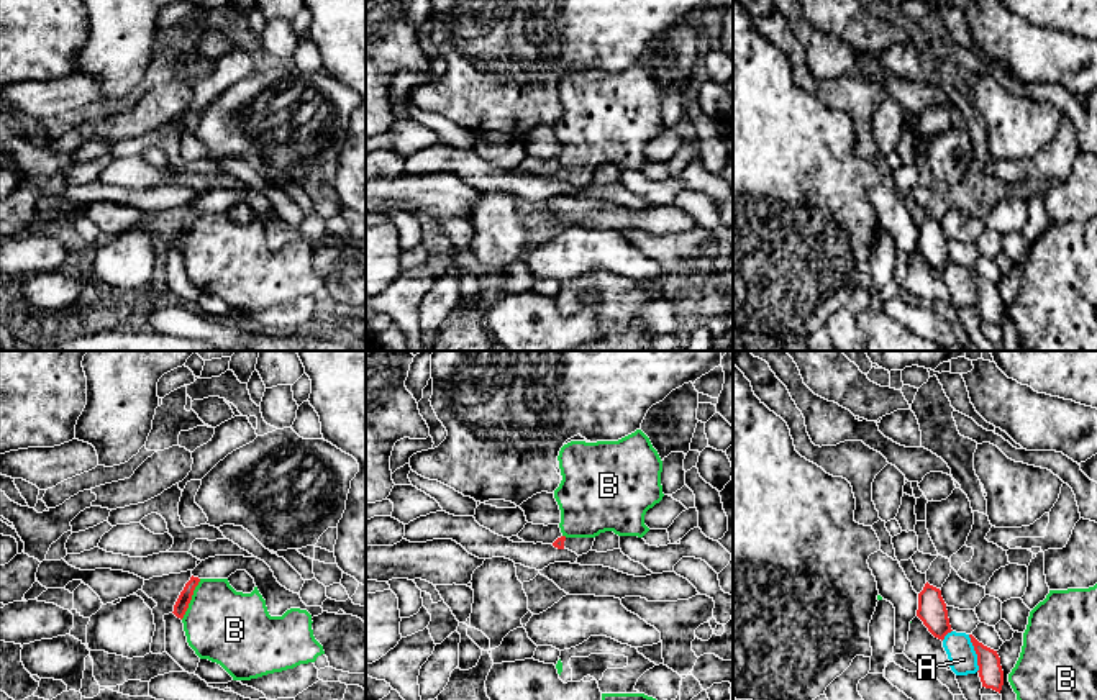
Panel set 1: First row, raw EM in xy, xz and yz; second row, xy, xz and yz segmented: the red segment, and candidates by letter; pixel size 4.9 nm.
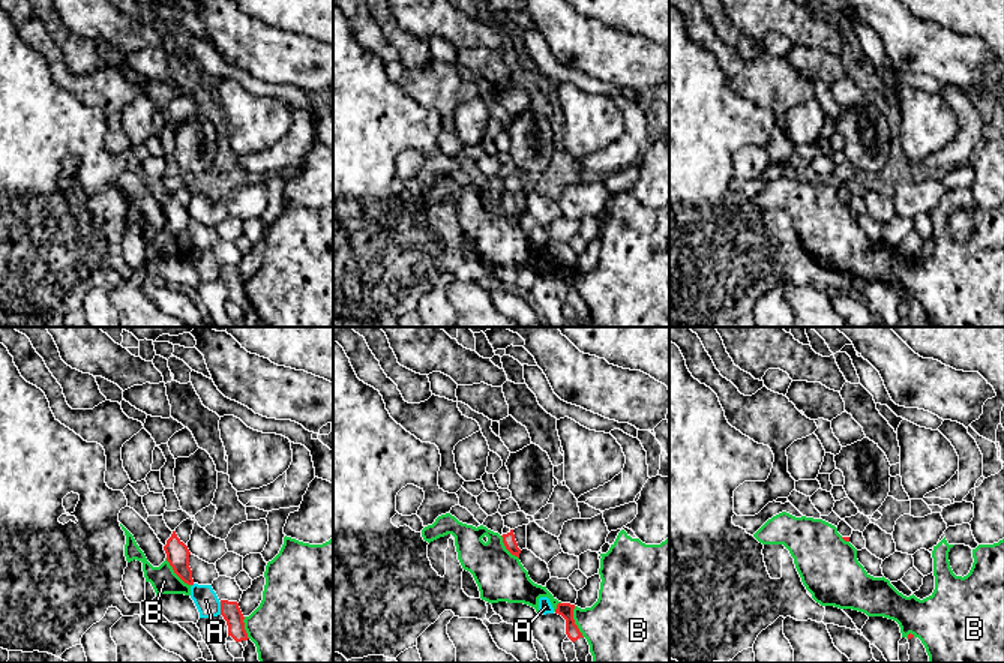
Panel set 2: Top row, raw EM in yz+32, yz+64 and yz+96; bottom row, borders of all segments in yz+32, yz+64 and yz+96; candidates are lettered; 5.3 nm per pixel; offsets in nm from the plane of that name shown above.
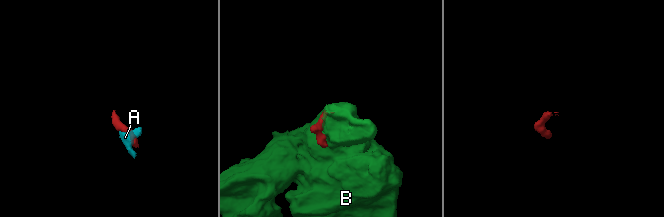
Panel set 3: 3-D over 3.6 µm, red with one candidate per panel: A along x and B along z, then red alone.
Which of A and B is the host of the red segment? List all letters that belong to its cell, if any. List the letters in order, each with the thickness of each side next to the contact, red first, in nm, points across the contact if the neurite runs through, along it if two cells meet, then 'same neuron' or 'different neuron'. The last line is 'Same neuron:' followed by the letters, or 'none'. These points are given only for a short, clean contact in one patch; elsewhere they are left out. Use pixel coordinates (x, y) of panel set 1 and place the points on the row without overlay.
A: calibres 120 and 140 nm; border yz (968, 268), (976, 287), (978, 304); different neuron
B: calibres 70 and 360 nm; different neuron
Same neuron: none

